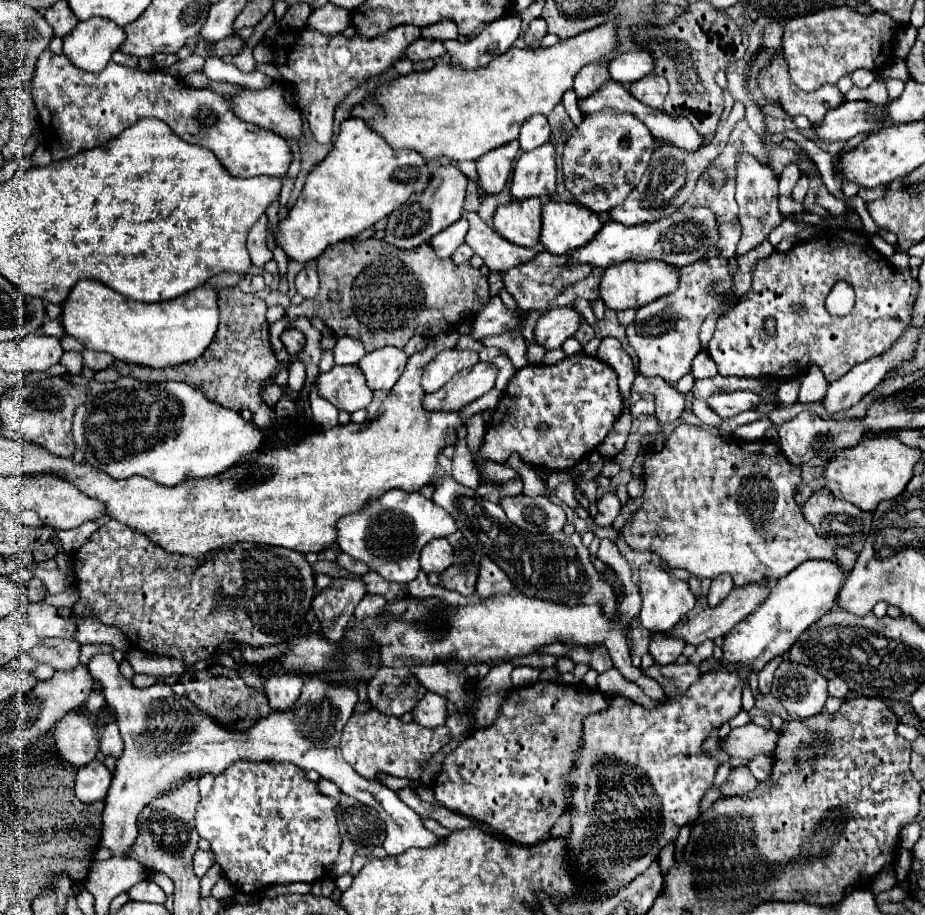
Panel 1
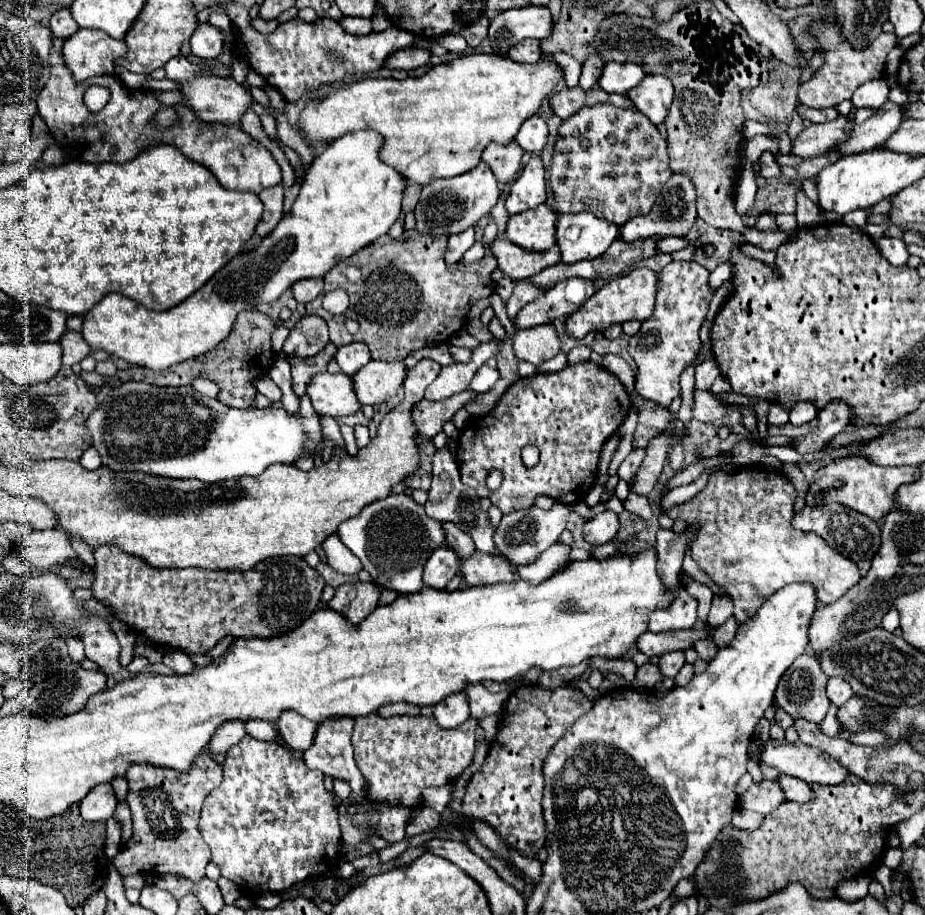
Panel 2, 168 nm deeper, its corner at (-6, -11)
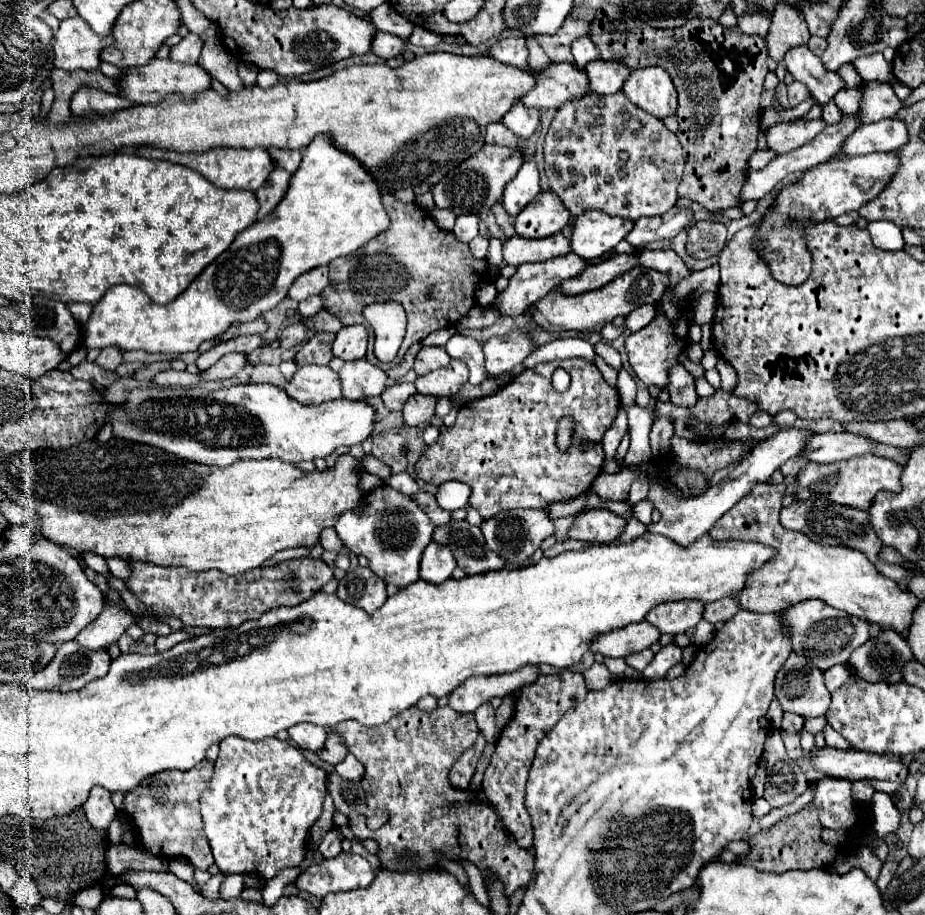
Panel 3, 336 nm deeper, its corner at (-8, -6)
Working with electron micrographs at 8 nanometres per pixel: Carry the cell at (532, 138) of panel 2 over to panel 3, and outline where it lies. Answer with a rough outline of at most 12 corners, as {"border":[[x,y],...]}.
{"border":[[520,103],[502,117],[508,129],[528,139],[540,125],[536,109]]}

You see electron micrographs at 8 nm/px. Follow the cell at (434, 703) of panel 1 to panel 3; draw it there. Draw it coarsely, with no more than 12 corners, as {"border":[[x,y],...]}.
{"border":[[538,665],[502,675],[472,675],[450,695],[458,713],[474,713],[538,679]]}

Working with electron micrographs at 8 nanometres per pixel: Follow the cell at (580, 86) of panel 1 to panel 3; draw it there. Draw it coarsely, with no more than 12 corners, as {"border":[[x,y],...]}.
{"border":[[590,37],[572,41],[572,55],[578,67],[598,59]]}

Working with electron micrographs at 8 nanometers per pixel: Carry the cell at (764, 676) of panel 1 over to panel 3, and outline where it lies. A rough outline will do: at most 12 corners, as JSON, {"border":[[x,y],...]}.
{"border":[[784,713],[782,731],[798,733],[804,717]]}

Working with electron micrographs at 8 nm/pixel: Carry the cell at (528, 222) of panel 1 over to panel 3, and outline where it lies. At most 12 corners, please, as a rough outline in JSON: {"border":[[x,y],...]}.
{"border":[[552,191],[540,193],[520,215],[520,237],[562,231],[570,213]]}

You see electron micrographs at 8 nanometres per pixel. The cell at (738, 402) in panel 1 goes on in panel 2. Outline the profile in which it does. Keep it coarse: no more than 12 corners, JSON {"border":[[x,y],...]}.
{"border":[[694,392],[694,418],[720,424],[730,406],[712,392]]}

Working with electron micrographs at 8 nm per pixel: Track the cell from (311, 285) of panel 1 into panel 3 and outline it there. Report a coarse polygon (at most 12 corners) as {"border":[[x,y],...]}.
{"border":[[328,267],[300,275],[288,291],[294,301],[322,293],[330,283]]}

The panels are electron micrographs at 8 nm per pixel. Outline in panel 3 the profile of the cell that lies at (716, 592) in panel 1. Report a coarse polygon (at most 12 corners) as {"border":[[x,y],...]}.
{"border":[[736,599],[706,603],[702,619],[724,623],[738,613]]}

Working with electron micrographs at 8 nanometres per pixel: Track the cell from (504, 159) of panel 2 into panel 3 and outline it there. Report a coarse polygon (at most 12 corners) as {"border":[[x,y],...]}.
{"border":[[502,123],[486,127],[486,143],[514,147],[518,137]]}

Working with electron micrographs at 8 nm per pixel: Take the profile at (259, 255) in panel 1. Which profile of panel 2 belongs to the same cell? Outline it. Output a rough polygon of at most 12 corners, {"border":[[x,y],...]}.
{"border":[[280,184],[260,192],[260,238],[268,236],[282,218],[284,188]]}

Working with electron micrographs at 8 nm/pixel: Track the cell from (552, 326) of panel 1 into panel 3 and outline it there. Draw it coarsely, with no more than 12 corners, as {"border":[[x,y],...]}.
{"border":[[526,331],[486,339],[486,377],[498,377],[534,351]]}

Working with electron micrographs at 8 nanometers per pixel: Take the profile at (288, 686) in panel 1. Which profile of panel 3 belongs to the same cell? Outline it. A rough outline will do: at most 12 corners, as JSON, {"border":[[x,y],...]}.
{"border":[[312,723],[288,729],[290,739],[316,753],[326,741],[326,729]]}

